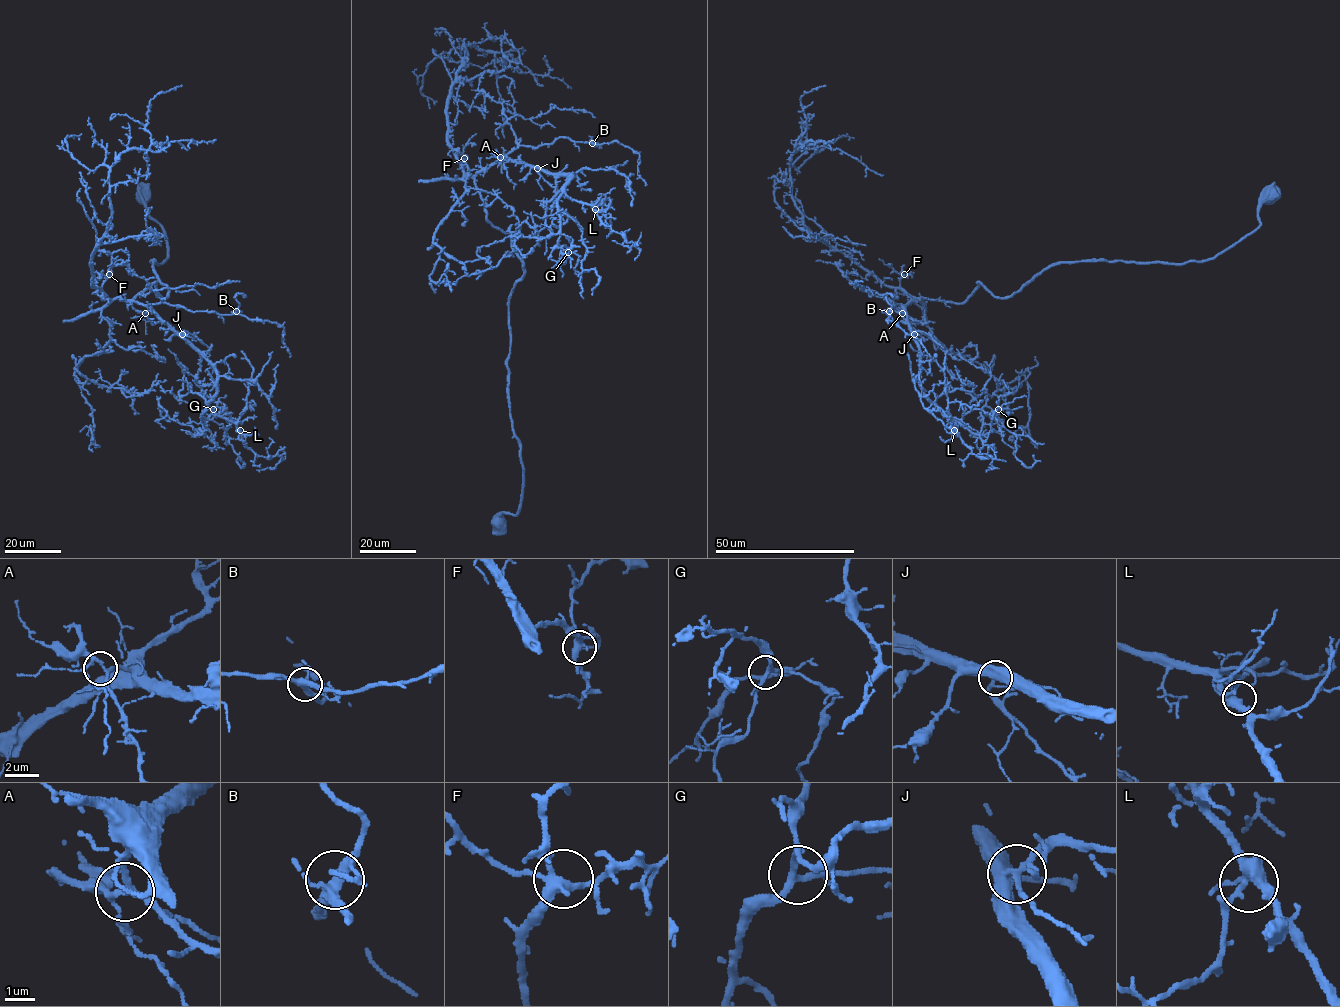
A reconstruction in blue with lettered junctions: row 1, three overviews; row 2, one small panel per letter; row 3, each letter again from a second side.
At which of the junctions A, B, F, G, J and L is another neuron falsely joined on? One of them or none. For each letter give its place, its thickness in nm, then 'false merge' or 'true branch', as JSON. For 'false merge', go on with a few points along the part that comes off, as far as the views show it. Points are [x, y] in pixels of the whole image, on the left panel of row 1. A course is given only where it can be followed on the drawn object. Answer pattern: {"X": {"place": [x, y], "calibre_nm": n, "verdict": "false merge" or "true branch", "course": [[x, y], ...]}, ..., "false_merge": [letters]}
{"A": {"place": [145, 313], "calibre_nm": 190, "verdict": "true branch"}, "B": {"place": [236, 311], "calibre_nm": 360, "verdict": "true branch"}, "F": {"place": [109, 274], "calibre_nm": 320, "verdict": "true branch"}, "G": {"place": [213, 409], "calibre_nm": 200, "verdict": "true branch"}, "J": {"place": [182, 334], "calibre_nm": 260, "verdict": "true branch"}, "L": {"place": [240, 430], "calibre_nm": 380, "verdict": "true branch"}, "false_merge": []}

